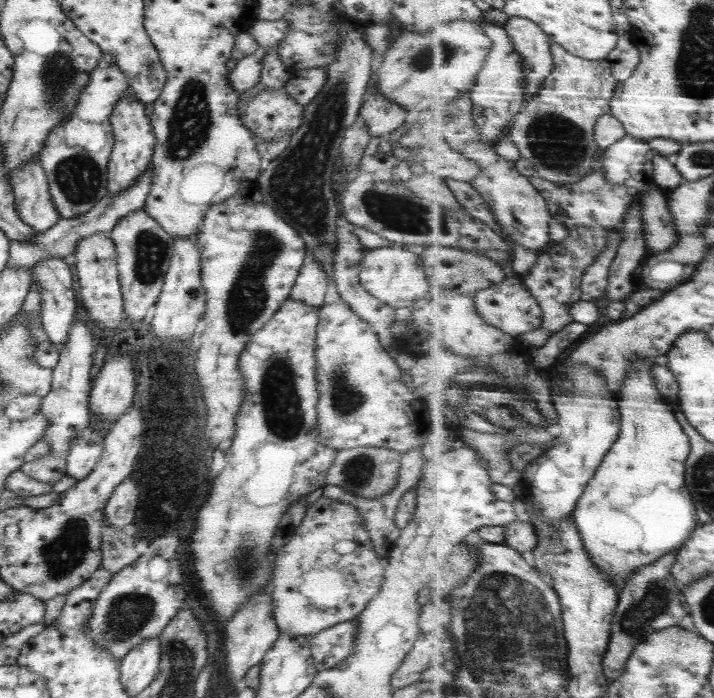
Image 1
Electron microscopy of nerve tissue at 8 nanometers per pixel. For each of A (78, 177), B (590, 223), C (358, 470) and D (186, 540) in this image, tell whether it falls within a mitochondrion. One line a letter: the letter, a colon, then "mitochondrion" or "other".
A: mitochondrion
B: other
C: mitochondrion
D: other

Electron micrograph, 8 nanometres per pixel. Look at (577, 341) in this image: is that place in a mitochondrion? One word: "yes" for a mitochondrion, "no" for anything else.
no

